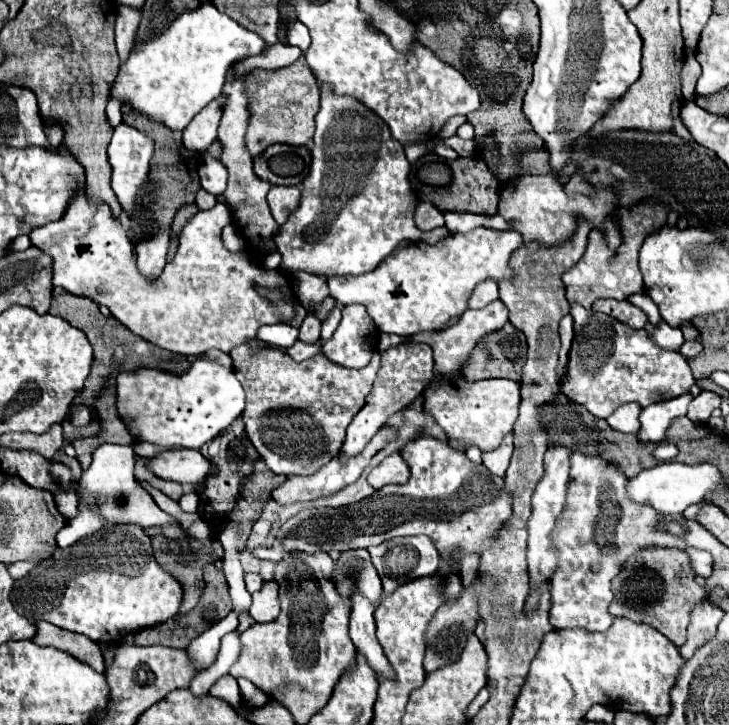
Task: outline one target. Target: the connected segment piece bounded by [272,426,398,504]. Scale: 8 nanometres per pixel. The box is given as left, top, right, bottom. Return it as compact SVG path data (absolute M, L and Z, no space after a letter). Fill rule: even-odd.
M384 426L384 428L366 444L366 448L364 448L360 454L356 454L354 458L346 458L346 460L342 462L342 458L336 456L336 458L330 460L326 466L322 466L322 470L318 470L318 472L314 472L314 474L310 474L310 476L290 476L282 486L278 486L278 488L272 492L272 498L274 498L278 504L290 504L290 502L300 502L300 500L316 500L316 498L330 496L330 494L342 490L344 486L356 482L356 480L362 476L362 472L364 472L364 468L370 464L372 456L374 456L376 452L380 452L388 442L396 440L396 434L398 434L398 430L396 430L394 426Z

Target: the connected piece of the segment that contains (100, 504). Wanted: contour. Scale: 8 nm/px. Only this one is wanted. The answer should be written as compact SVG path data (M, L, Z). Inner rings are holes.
M102 444L96 448L92 464L82 478L78 480L78 498L80 502L90 502L90 510L80 510L78 518L66 522L66 526L58 532L56 540L60 548L68 548L80 538L98 532L104 524L138 524L142 528L160 528L164 524L178 524L176 518L162 512L148 490L140 486L134 478L134 450L130 446L120 444ZM122 498L122 502L118 502Z

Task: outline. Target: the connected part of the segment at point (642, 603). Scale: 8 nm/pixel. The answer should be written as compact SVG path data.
M648 546L630 556L616 578L612 578L614 600L608 608L612 616L624 616L634 622L646 622L660 630L676 646L686 642L686 626L690 610L702 598L704 590L694 582L688 556L682 550Z

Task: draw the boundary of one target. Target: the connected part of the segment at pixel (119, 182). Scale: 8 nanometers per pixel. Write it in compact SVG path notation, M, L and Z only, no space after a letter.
M124 122L114 128L114 134L112 134L112 140L110 140L110 146L108 146L108 158L110 158L110 164L112 164L112 190L116 192L122 208L128 214L134 208L134 200L136 200L136 194L138 194L138 186L148 176L152 152L154 152L154 142L146 134L134 130L132 126L128 126Z

